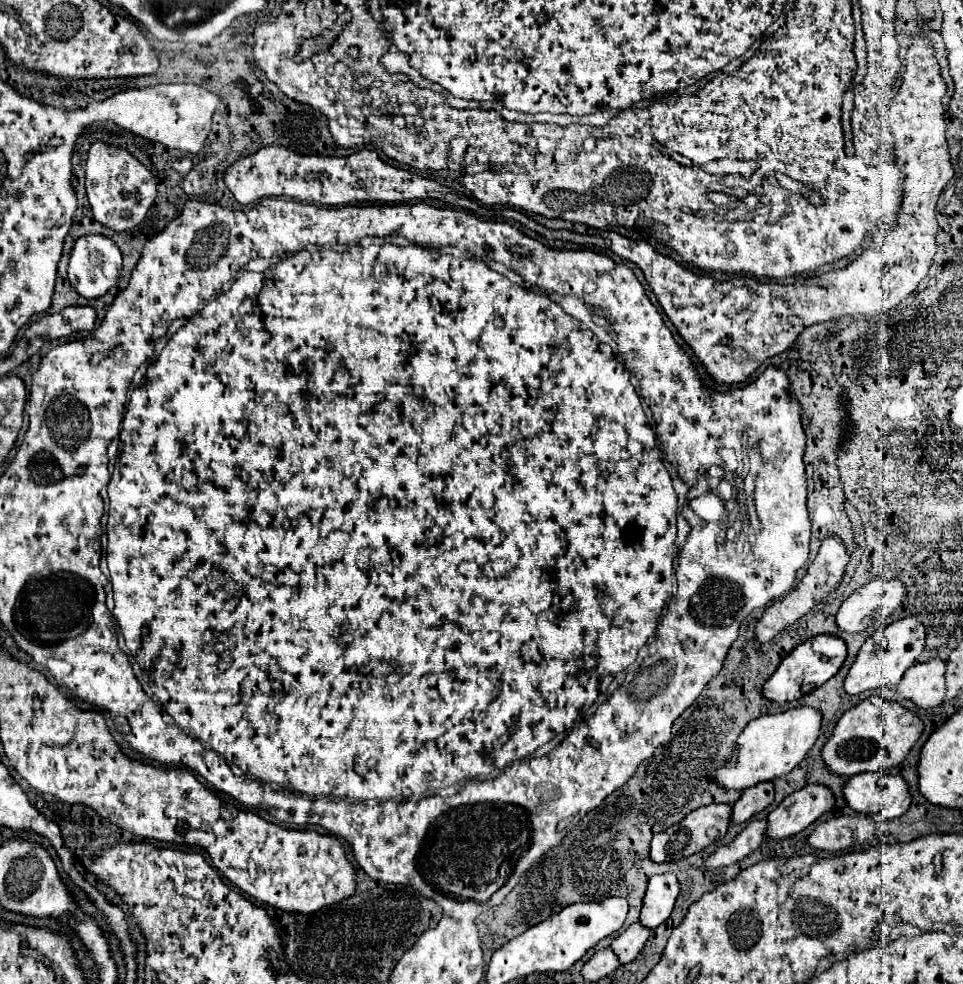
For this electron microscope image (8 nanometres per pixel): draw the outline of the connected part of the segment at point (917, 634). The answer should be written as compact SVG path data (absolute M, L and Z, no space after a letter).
M903 618L897 620L877 632L873 632L865 644L861 646L855 664L851 666L843 688L847 694L861 694L865 690L875 690L875 688L885 688L885 686L897 686L901 676L909 666L913 666L923 652L925 646L925 628L919 620L915 618Z

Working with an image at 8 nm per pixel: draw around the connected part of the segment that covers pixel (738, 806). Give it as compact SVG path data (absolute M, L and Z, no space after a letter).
M761 782L753 788L747 788L741 798L733 804L731 824L747 822L753 814L765 810L773 802L773 782Z

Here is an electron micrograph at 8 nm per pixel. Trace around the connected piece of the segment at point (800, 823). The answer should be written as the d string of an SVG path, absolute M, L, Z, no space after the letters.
M809 784L787 796L769 816L767 838L783 840L799 834L813 824L821 814L833 808L833 794L821 784Z

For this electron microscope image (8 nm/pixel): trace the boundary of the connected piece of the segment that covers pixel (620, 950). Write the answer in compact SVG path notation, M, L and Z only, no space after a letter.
M637 922L637 924L631 924L623 934L619 934L611 942L611 950L619 956L621 964L629 964L643 950L647 938L649 938L649 930Z

